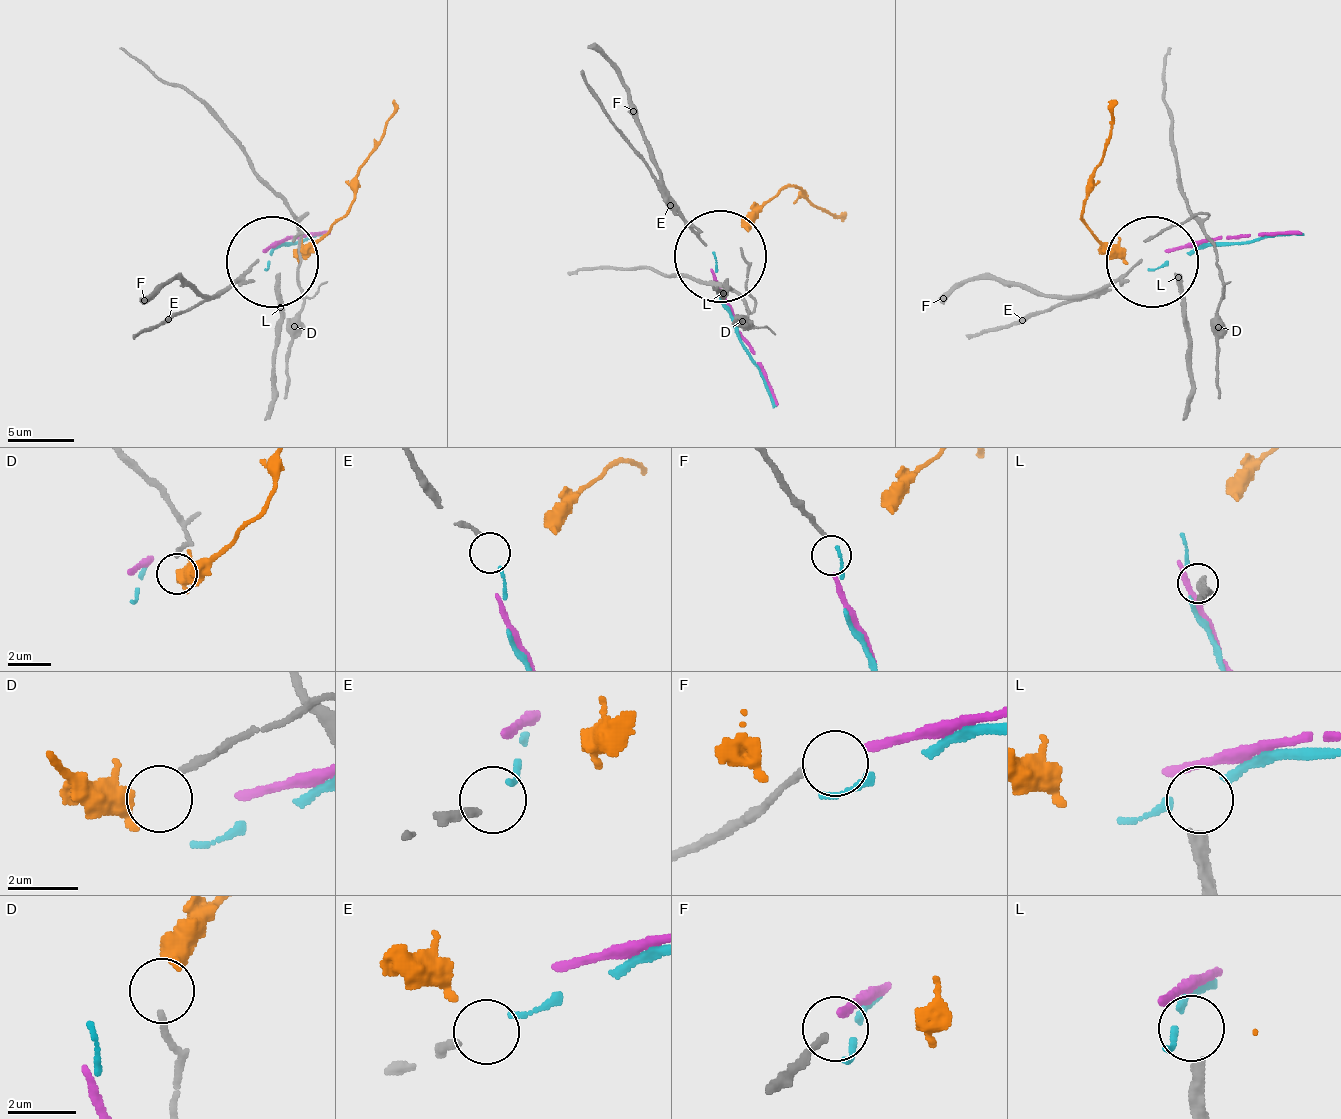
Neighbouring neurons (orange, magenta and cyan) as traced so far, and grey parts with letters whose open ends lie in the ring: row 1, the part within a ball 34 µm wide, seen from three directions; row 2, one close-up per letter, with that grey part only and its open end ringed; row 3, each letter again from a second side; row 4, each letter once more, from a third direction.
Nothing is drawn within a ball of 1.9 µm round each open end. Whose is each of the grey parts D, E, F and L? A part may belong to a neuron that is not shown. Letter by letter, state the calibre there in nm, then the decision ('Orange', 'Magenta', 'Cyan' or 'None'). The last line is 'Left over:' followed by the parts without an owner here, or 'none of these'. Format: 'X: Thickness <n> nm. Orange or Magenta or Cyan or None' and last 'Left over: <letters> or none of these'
D: Thickness 200 nm. Orange
E: Thickness 220 nm. Cyan
F: Thickness 190 nm. Magenta
L: Thickness 360 nm. None
Left over: L

